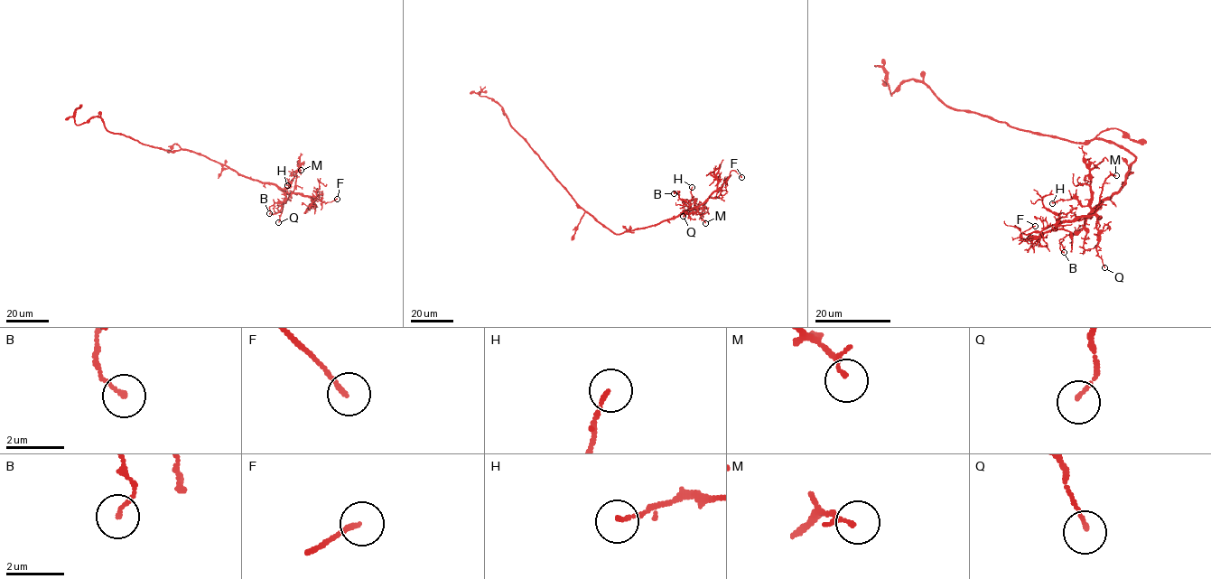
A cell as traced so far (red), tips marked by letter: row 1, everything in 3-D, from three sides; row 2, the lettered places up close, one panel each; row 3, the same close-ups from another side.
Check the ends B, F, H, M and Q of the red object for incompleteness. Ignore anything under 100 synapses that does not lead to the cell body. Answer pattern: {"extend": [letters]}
{"extend": ["F"]}

